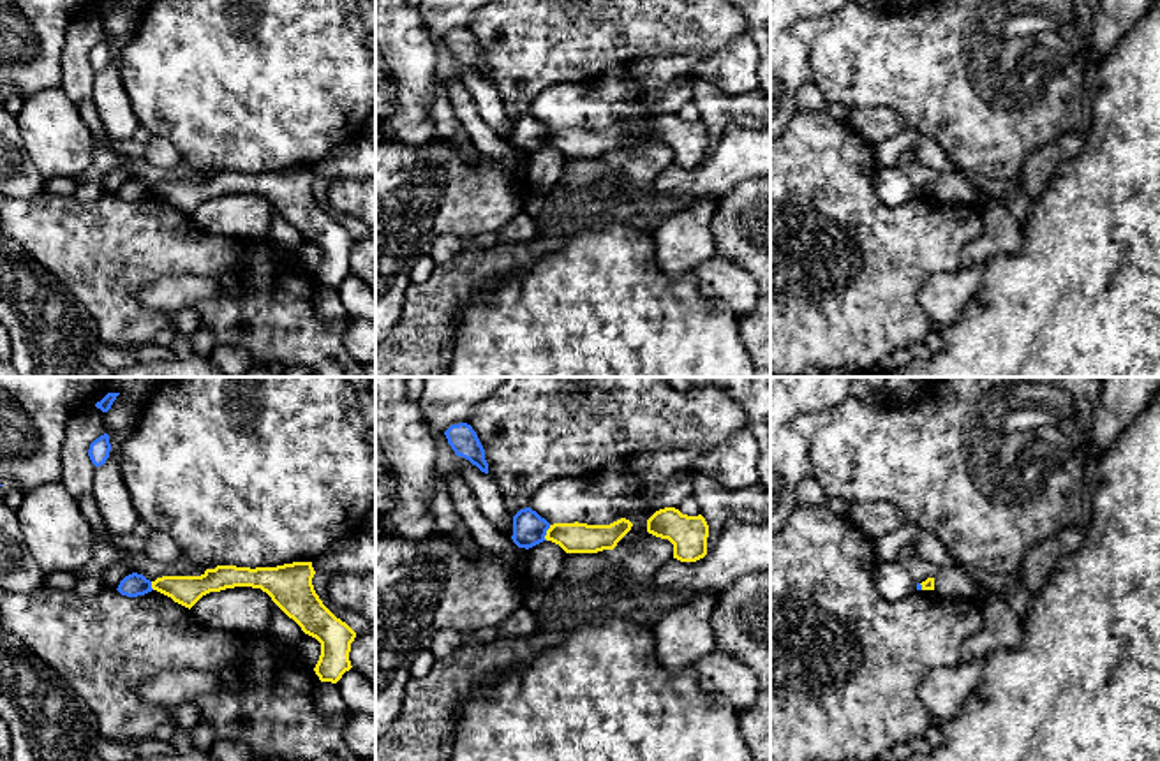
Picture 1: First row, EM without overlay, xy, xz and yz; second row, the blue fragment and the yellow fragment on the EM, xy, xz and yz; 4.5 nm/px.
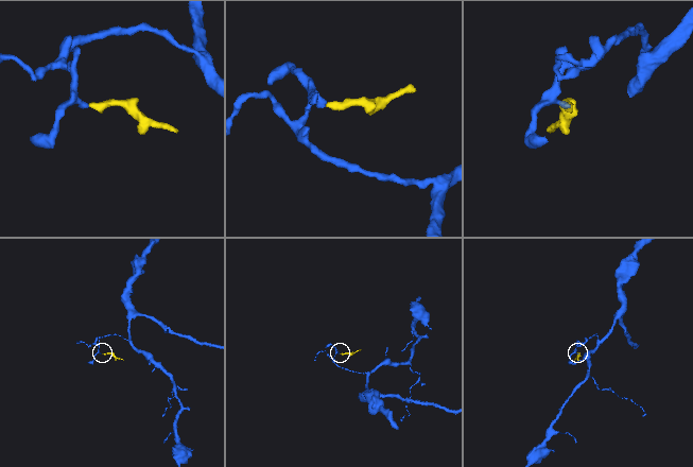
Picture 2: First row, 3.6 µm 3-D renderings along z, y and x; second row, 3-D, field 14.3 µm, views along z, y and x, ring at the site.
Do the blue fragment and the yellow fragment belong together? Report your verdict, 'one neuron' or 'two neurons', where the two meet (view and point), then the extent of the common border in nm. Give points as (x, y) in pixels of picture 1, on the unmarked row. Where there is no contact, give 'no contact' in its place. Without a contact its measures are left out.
two neurons | xz (545, 138) | 80 nm

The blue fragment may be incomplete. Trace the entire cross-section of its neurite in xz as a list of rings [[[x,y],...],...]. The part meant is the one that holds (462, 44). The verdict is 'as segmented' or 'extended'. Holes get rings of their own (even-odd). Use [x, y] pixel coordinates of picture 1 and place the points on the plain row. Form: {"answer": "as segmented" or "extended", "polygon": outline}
{"answer": "as segmented", "polygon": [[[467,28],[451,30],[444,37],[444,41],[457,62],[469,65],[481,78],[488,79],[485,55],[471,30]]]}

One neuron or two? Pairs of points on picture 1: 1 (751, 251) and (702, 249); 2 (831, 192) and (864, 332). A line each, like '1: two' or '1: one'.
1: two
2: one

